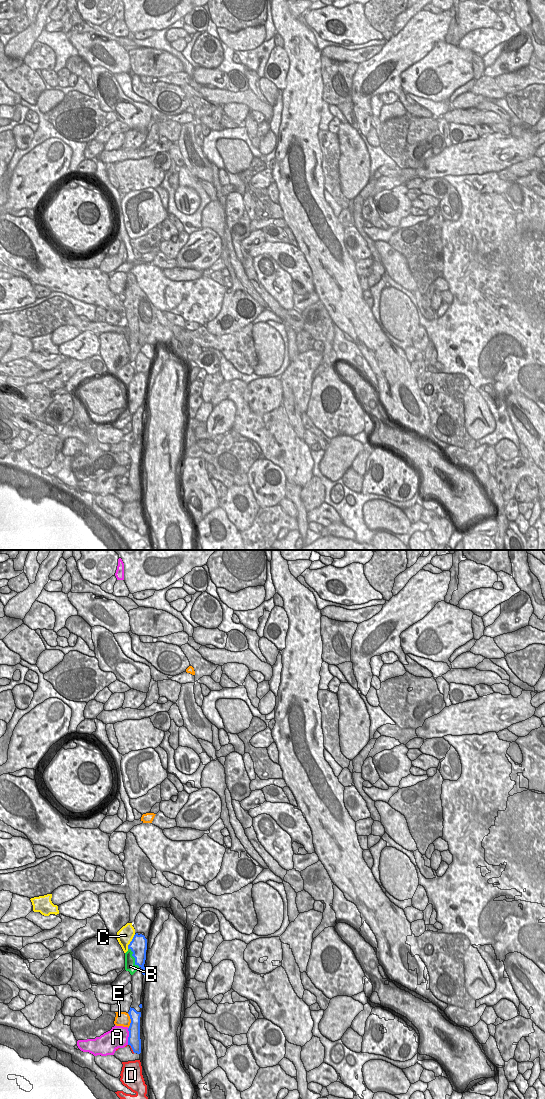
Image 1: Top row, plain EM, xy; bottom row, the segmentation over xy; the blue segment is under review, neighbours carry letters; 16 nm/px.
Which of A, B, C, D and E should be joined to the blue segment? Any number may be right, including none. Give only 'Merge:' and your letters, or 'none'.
Merge: D

